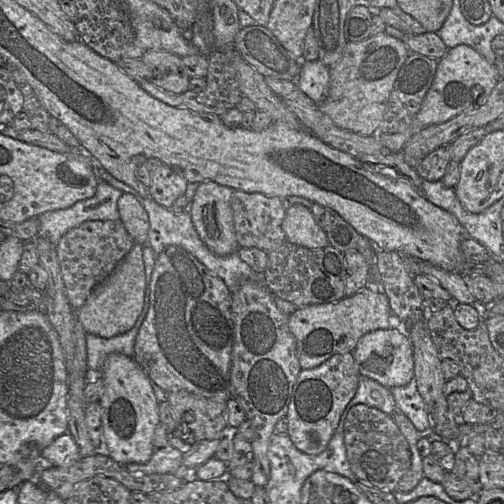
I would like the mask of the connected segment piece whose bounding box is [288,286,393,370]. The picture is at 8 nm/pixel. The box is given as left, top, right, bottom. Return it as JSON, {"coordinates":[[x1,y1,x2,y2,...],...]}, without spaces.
{"coordinates":[[370,286,337,302,297,308,289,315,288,326,296,340,301,368,315,368,333,355,352,352,365,334,378,329,389,329,392,314,386,294]]}

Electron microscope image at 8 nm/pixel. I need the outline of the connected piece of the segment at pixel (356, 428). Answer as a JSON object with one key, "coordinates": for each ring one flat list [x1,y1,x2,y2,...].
{"coordinates":[[356,404,347,413,344,424,344,444,351,470,369,486,394,493,398,483,411,467,409,443,392,415,365,404]]}

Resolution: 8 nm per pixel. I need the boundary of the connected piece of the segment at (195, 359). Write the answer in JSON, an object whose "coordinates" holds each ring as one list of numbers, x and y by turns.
{"coordinates":[[167,246,157,256,152,272,150,305,134,345,134,360,151,382,165,392,185,390,189,393,227,402,231,398,231,354,234,323,231,312,232,292,225,282,211,273,195,256,180,246]]}

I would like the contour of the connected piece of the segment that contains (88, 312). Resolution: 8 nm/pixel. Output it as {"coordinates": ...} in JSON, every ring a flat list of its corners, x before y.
{"coordinates":[[135,243,112,273,93,289,85,304,75,311,76,319,87,334,111,338,129,331,135,325,143,310,146,287,143,248,142,244]]}

